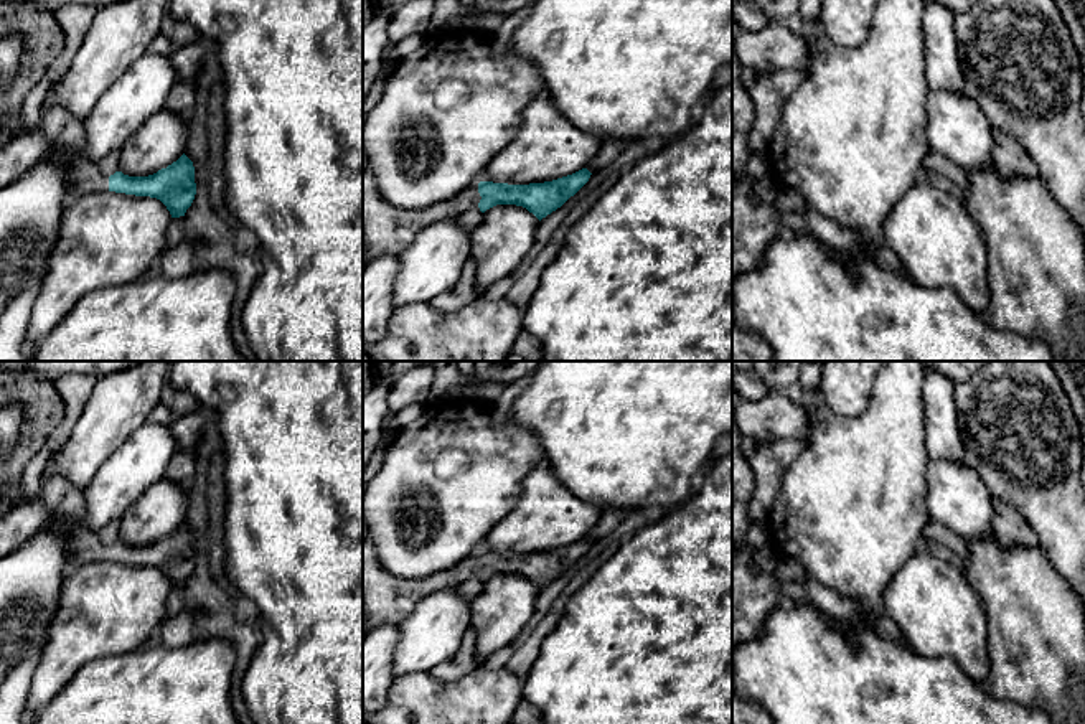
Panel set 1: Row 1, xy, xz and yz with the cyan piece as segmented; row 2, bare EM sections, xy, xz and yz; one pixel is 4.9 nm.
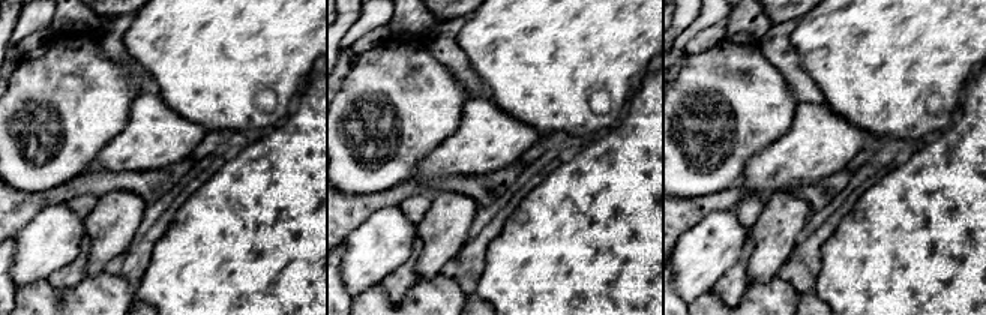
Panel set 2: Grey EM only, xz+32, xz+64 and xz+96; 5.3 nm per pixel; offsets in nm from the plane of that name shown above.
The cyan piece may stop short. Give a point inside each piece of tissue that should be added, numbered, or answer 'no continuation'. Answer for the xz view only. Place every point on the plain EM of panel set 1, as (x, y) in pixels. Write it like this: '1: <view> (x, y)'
1: xz (386, 599)

